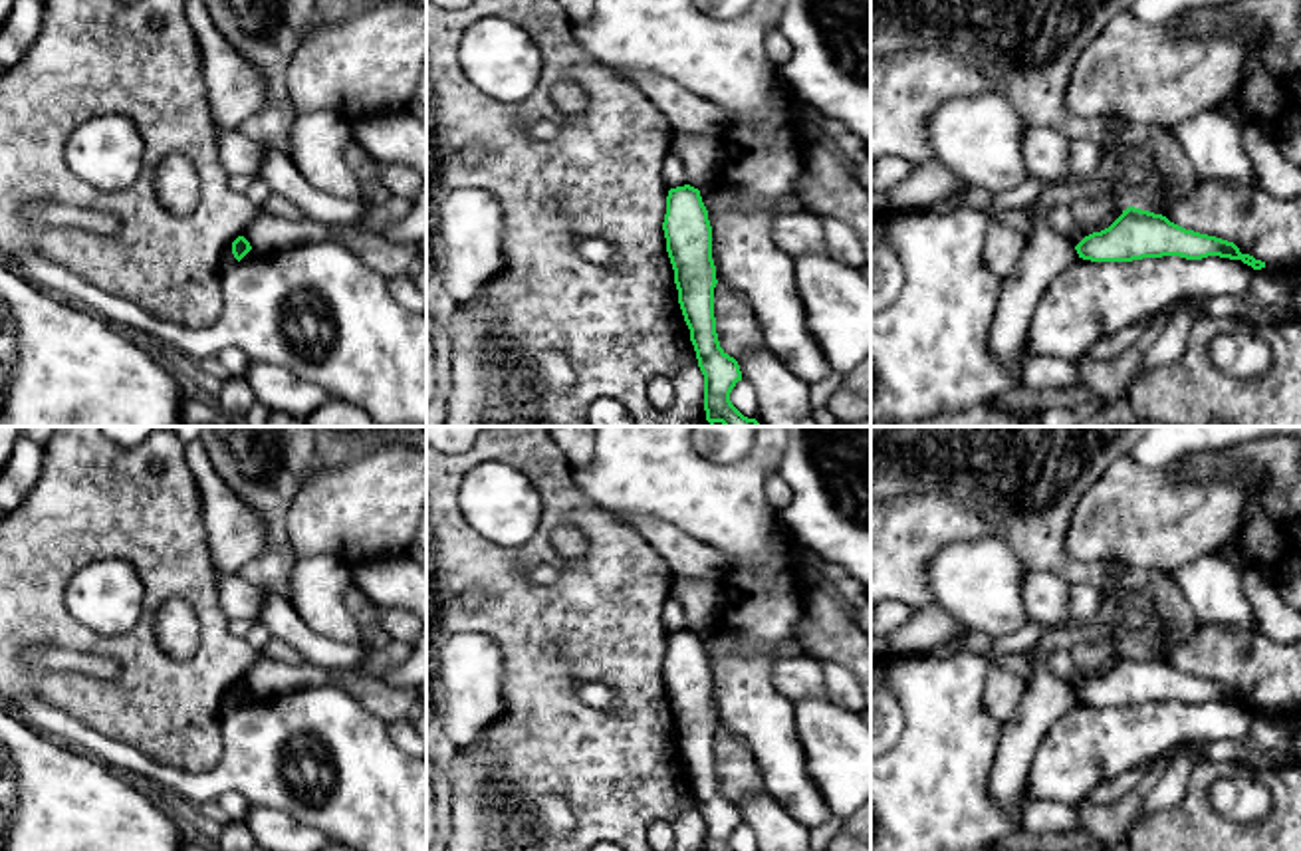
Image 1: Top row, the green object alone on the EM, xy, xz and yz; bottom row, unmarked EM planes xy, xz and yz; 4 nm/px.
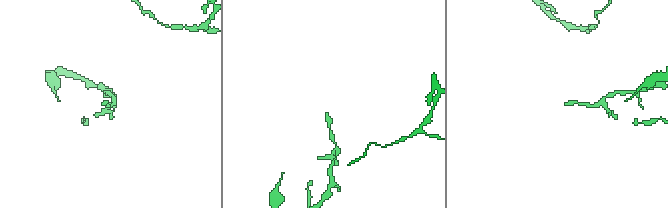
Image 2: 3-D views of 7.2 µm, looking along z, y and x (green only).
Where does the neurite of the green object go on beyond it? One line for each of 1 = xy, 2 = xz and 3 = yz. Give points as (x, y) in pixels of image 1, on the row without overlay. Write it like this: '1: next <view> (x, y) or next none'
1: next none
2: next none
3: next none

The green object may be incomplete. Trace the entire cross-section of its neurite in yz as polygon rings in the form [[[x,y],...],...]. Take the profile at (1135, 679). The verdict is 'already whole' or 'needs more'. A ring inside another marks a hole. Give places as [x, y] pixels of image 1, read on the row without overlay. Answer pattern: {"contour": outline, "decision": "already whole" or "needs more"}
{"contour": [[[1134,651],[1123,655],[1109,672],[1085,680],[1075,694],[1079,702],[1091,706],[1132,706],[1162,700],[1202,704],[1220,700],[1242,704],[1253,714],[1265,712],[1265,706],[1242,698],[1234,686],[1186,674],[1162,659]]], "decision": "already whole"}

